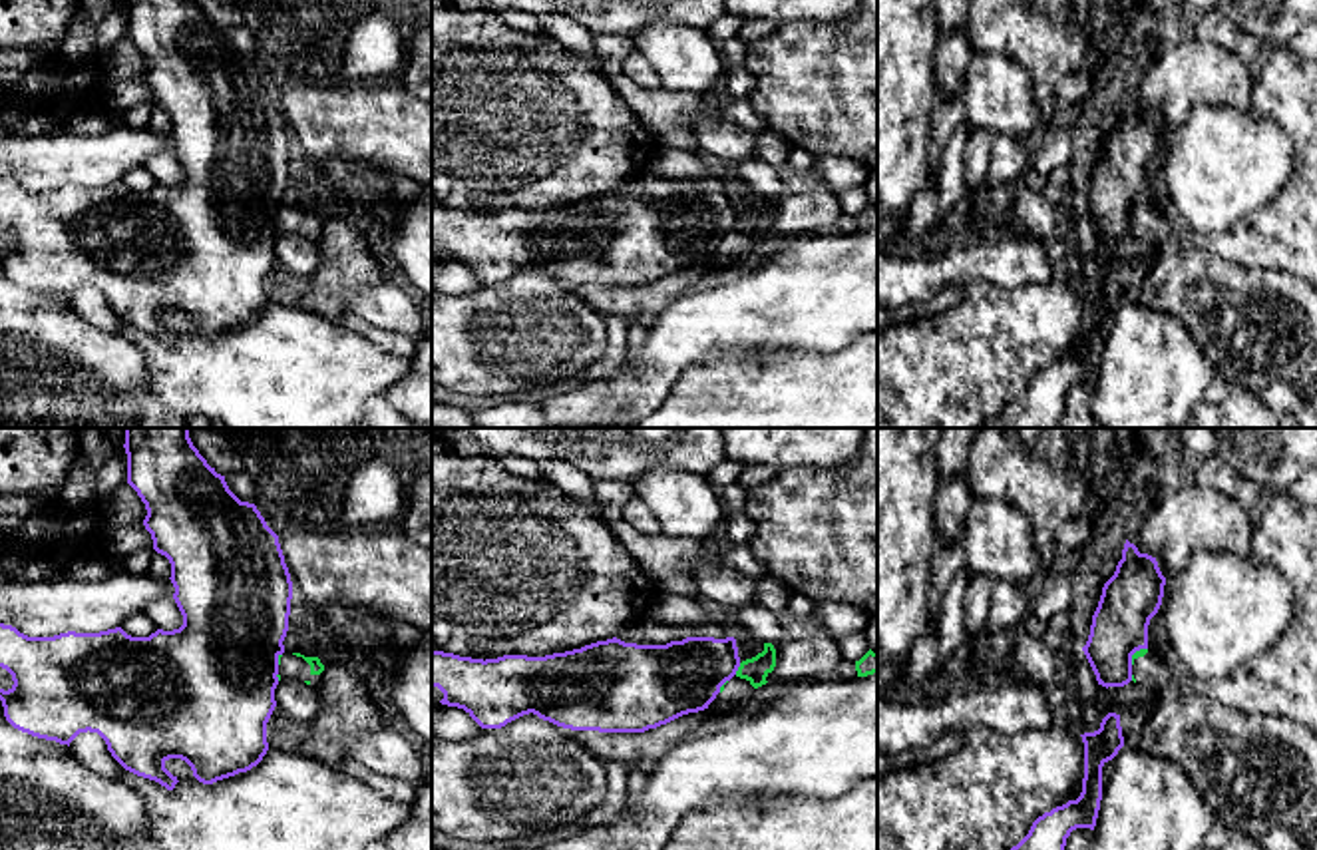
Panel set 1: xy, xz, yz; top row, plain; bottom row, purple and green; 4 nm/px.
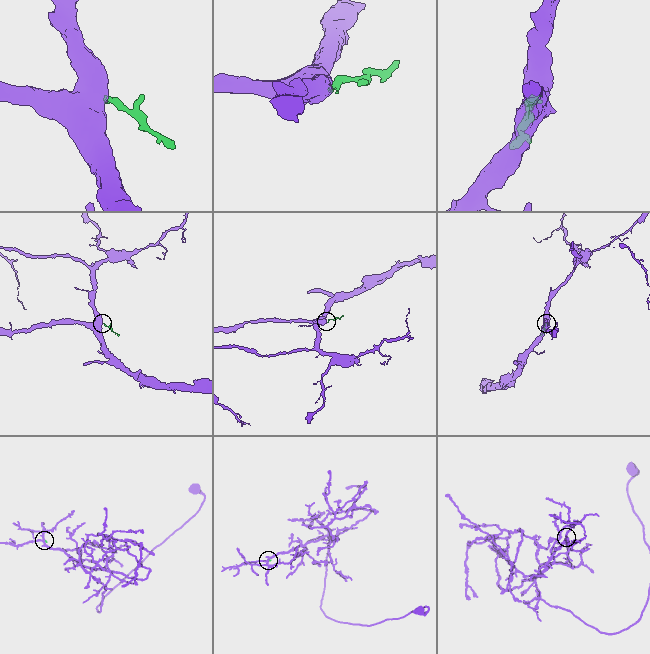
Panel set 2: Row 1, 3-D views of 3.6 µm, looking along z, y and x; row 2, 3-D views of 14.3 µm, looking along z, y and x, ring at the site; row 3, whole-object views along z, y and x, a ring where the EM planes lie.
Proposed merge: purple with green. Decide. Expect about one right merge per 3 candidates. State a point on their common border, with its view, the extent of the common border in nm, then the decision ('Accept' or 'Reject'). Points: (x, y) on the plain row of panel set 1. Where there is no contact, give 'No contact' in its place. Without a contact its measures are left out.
Touches purple at xz (737, 223). Shared border 50 nm. Reject

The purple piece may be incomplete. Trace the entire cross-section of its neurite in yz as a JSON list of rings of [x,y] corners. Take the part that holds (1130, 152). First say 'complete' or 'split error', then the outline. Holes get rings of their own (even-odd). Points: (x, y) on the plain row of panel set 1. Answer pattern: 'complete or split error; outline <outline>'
complete; outline [[[1126,94],[1114,129],[1104,137],[1082,201],[1098,239],[1124,241],[1132,235],[1132,209],[1148,203],[1148,179],[1164,151],[1166,131],[1156,111]]]

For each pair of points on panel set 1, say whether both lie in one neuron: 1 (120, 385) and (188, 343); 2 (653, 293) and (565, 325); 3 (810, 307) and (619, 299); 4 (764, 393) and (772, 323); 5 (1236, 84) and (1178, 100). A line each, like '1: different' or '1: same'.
1: different
2: different
3: different
4: different
5: same

